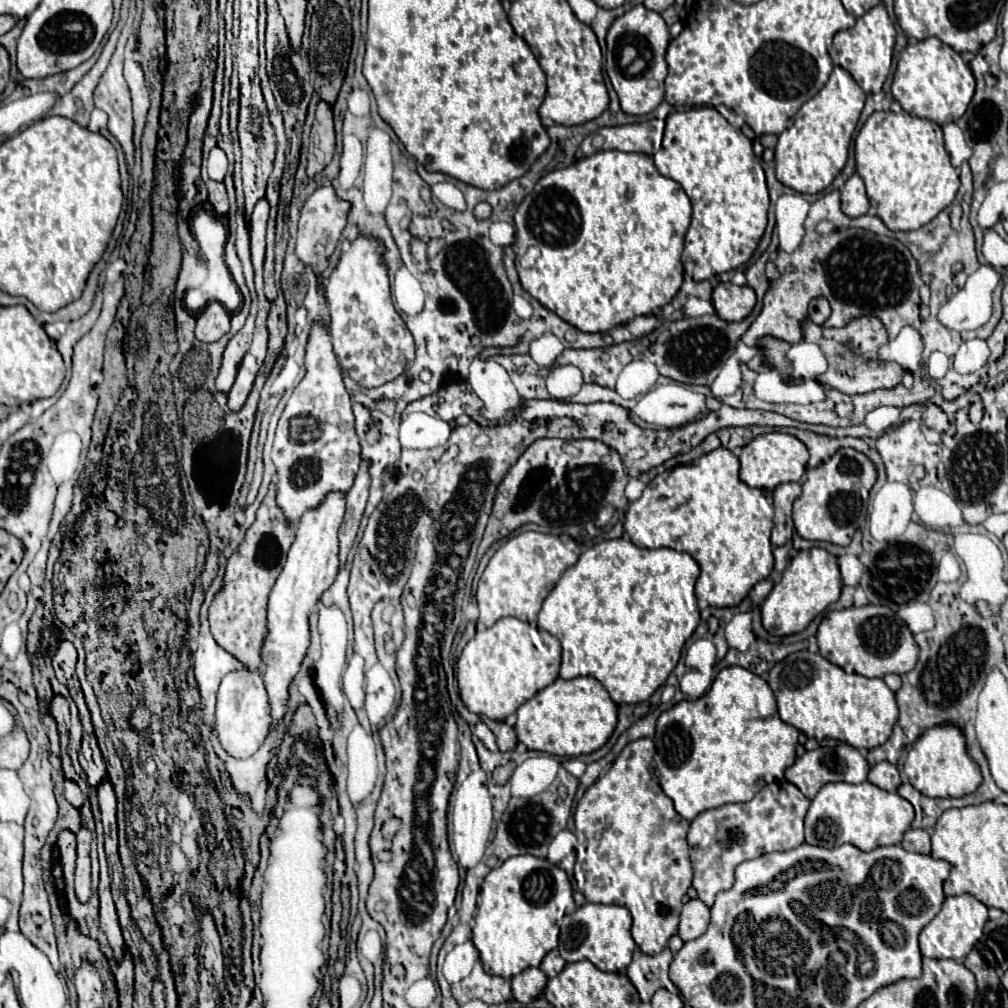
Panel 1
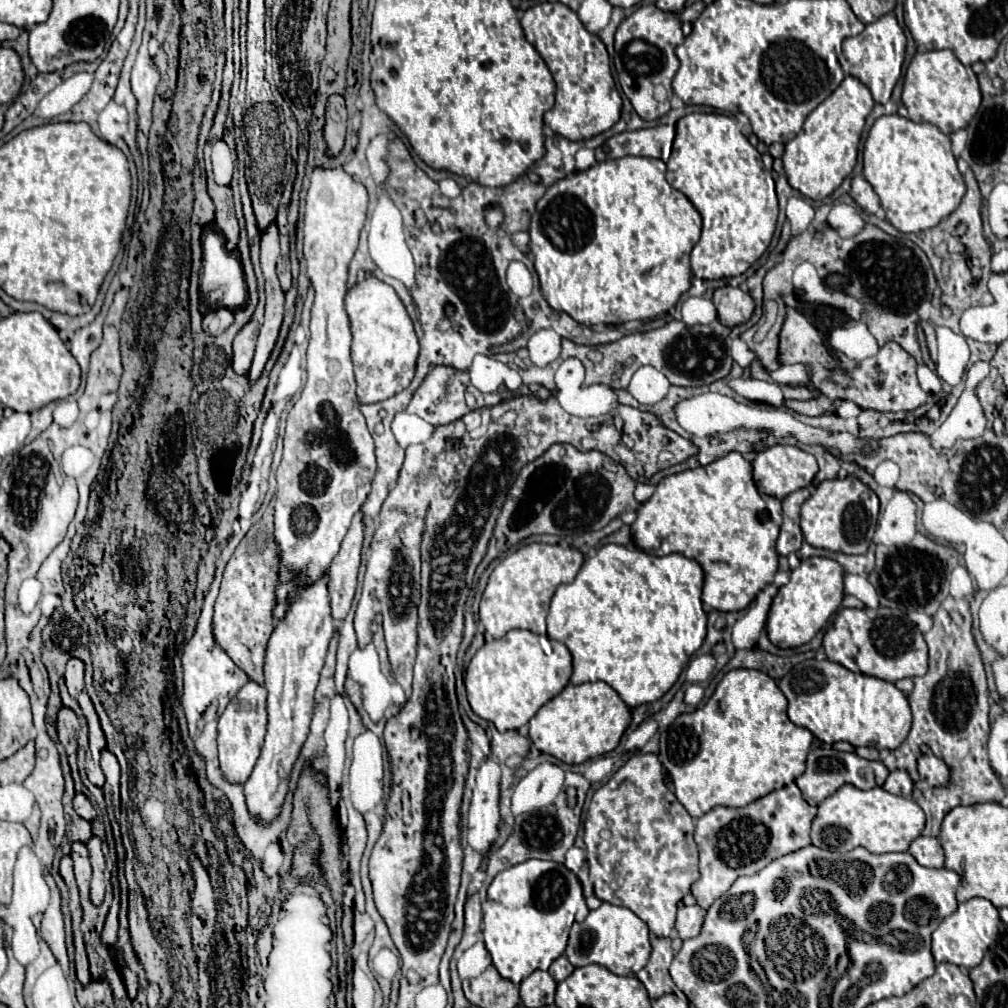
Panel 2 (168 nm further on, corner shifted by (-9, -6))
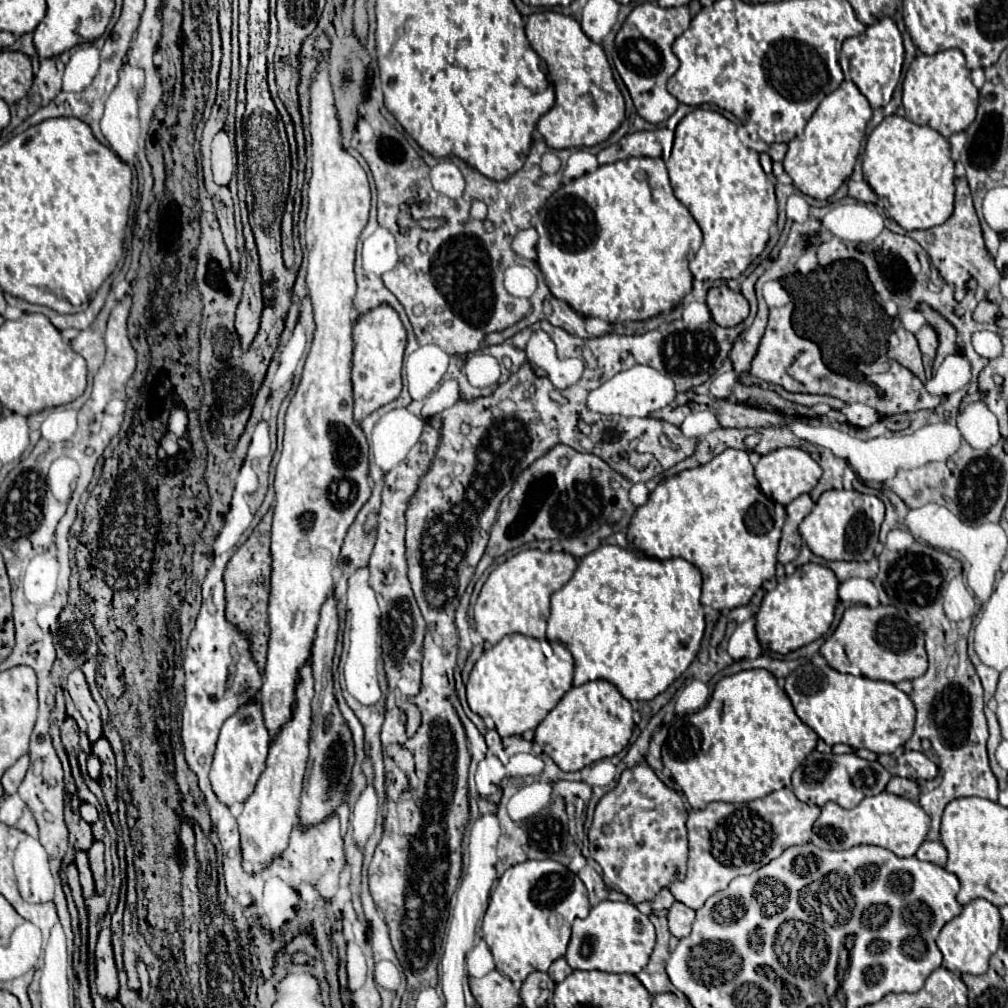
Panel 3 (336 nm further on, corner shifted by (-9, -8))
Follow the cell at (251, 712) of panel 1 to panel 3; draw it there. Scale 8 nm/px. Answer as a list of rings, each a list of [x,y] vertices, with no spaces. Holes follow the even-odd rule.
[[[257,698],[243,704],[233,716],[229,716],[223,722],[217,740],[215,758],[213,758],[213,768],[209,774],[213,792],[223,804],[231,806],[233,802],[243,802],[253,792],[257,778],[265,768],[269,742],[271,736],[263,724],[263,704],[259,704]]]

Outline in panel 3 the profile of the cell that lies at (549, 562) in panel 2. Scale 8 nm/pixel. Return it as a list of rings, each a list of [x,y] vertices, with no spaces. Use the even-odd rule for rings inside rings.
[[[523,550],[499,564],[481,588],[475,602],[475,628],[485,642],[497,644],[507,634],[525,634],[543,640],[549,618],[549,598],[565,586],[577,568],[577,560],[567,552]]]

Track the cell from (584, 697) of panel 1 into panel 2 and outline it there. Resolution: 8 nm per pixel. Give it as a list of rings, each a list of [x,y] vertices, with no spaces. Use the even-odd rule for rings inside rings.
[[[585,682],[585,684],[567,684],[565,690],[555,696],[553,700],[549,700],[529,722],[529,736],[533,740],[533,744],[543,752],[543,754],[551,754],[557,760],[565,762],[565,764],[581,764],[585,760],[591,760],[595,756],[607,754],[611,750],[617,748],[623,732],[627,730],[631,722],[631,712],[627,708],[627,704],[619,698],[619,694],[605,682]]]

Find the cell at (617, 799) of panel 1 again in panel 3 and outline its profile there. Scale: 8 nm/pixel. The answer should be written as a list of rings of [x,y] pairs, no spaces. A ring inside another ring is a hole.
[[[645,762],[623,770],[617,786],[597,802],[589,828],[589,852],[601,866],[607,890],[625,894],[633,906],[651,902],[659,890],[683,880],[687,850],[687,806],[683,798],[667,788]]]

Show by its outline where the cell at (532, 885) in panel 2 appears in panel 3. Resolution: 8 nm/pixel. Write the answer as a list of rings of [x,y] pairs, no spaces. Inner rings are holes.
[[[527,860],[511,866],[491,892],[481,926],[497,970],[517,988],[531,972],[547,972],[557,958],[565,956],[573,920],[586,918],[590,910],[585,884],[563,864],[555,860]]]

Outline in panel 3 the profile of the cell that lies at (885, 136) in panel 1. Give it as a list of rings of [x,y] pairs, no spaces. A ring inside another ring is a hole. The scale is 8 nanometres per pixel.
[[[887,116],[869,134],[863,152],[863,178],[871,184],[873,192],[883,202],[885,212],[905,230],[925,230],[949,220],[955,202],[955,162],[951,158],[951,146],[945,136],[929,126],[917,126],[903,116]]]

